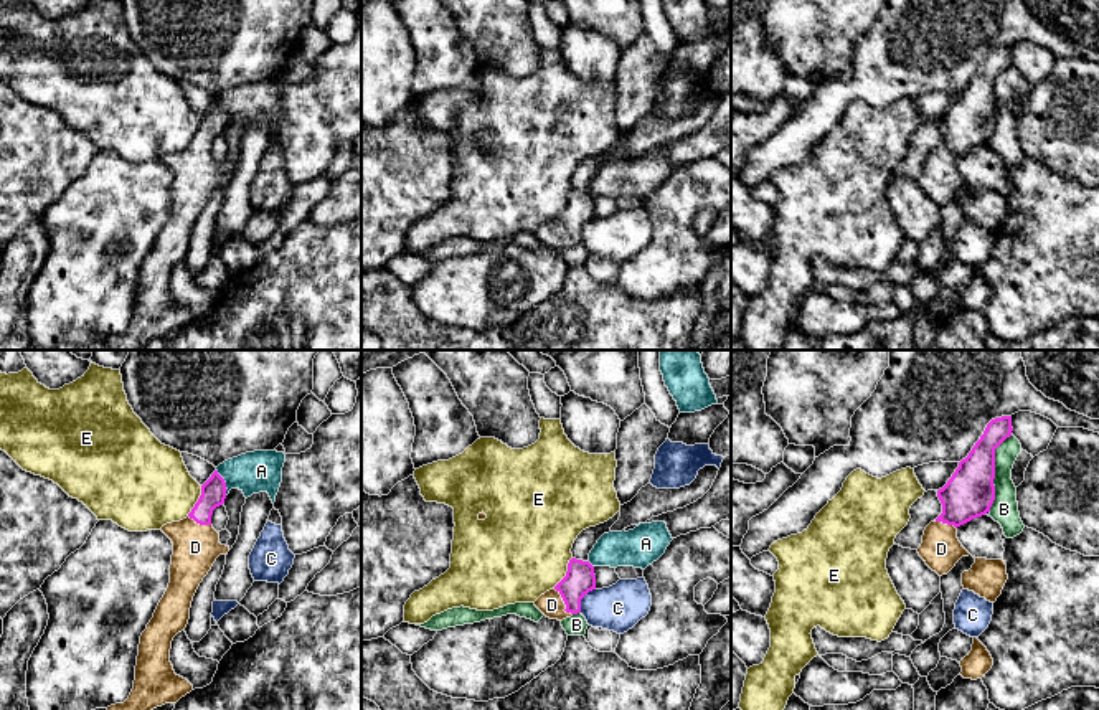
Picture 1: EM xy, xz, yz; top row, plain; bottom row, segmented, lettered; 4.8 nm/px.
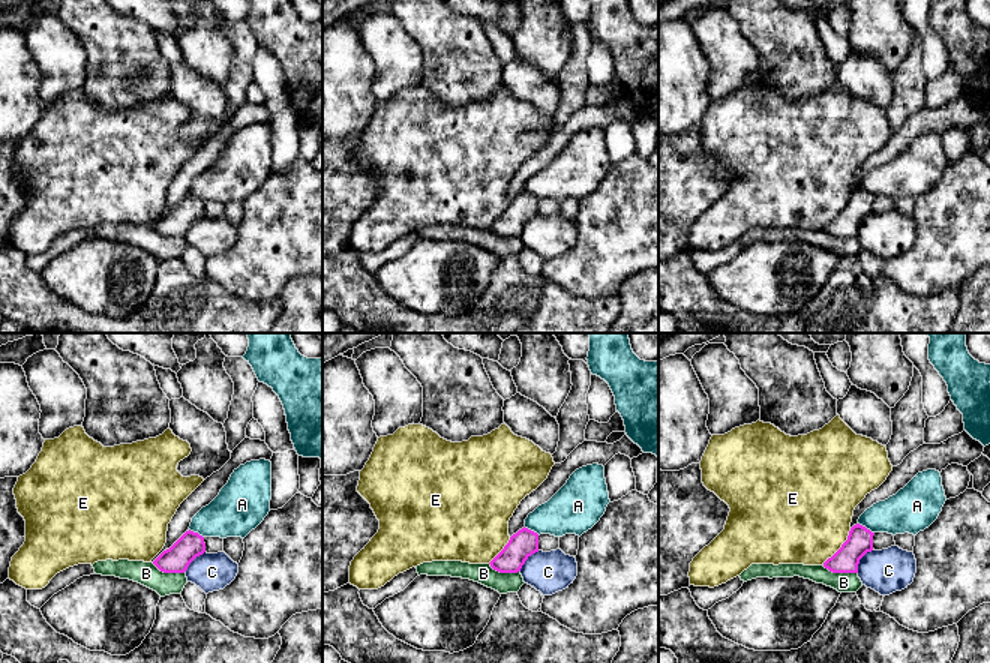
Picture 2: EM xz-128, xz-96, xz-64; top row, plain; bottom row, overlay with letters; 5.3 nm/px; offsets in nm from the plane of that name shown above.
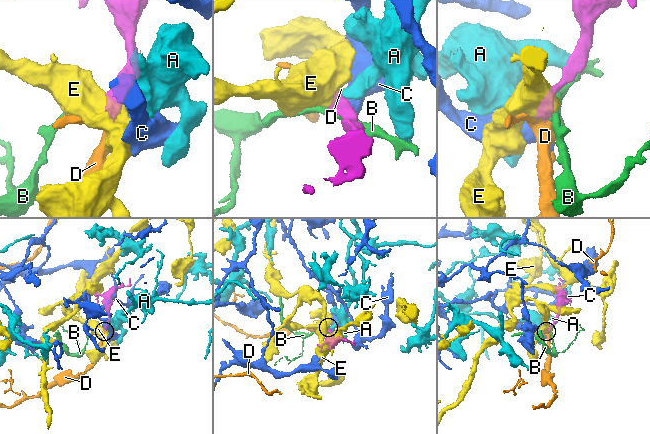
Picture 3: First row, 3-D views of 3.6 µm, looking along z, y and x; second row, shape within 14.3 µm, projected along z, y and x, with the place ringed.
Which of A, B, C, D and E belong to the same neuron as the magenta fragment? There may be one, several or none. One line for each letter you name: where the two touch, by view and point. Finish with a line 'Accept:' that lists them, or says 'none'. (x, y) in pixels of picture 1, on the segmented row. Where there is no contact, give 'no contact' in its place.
D: meets magenta in xz at (565, 603)
Accept: D

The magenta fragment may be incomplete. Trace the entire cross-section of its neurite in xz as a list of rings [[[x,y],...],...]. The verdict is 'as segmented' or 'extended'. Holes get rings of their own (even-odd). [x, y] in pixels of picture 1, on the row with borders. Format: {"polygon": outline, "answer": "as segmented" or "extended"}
{"polygon": [[[571,558],[566,576],[541,594],[535,606],[550,619],[563,621],[581,613],[581,599],[596,589],[594,566],[589,561]]], "answer": "extended"}

